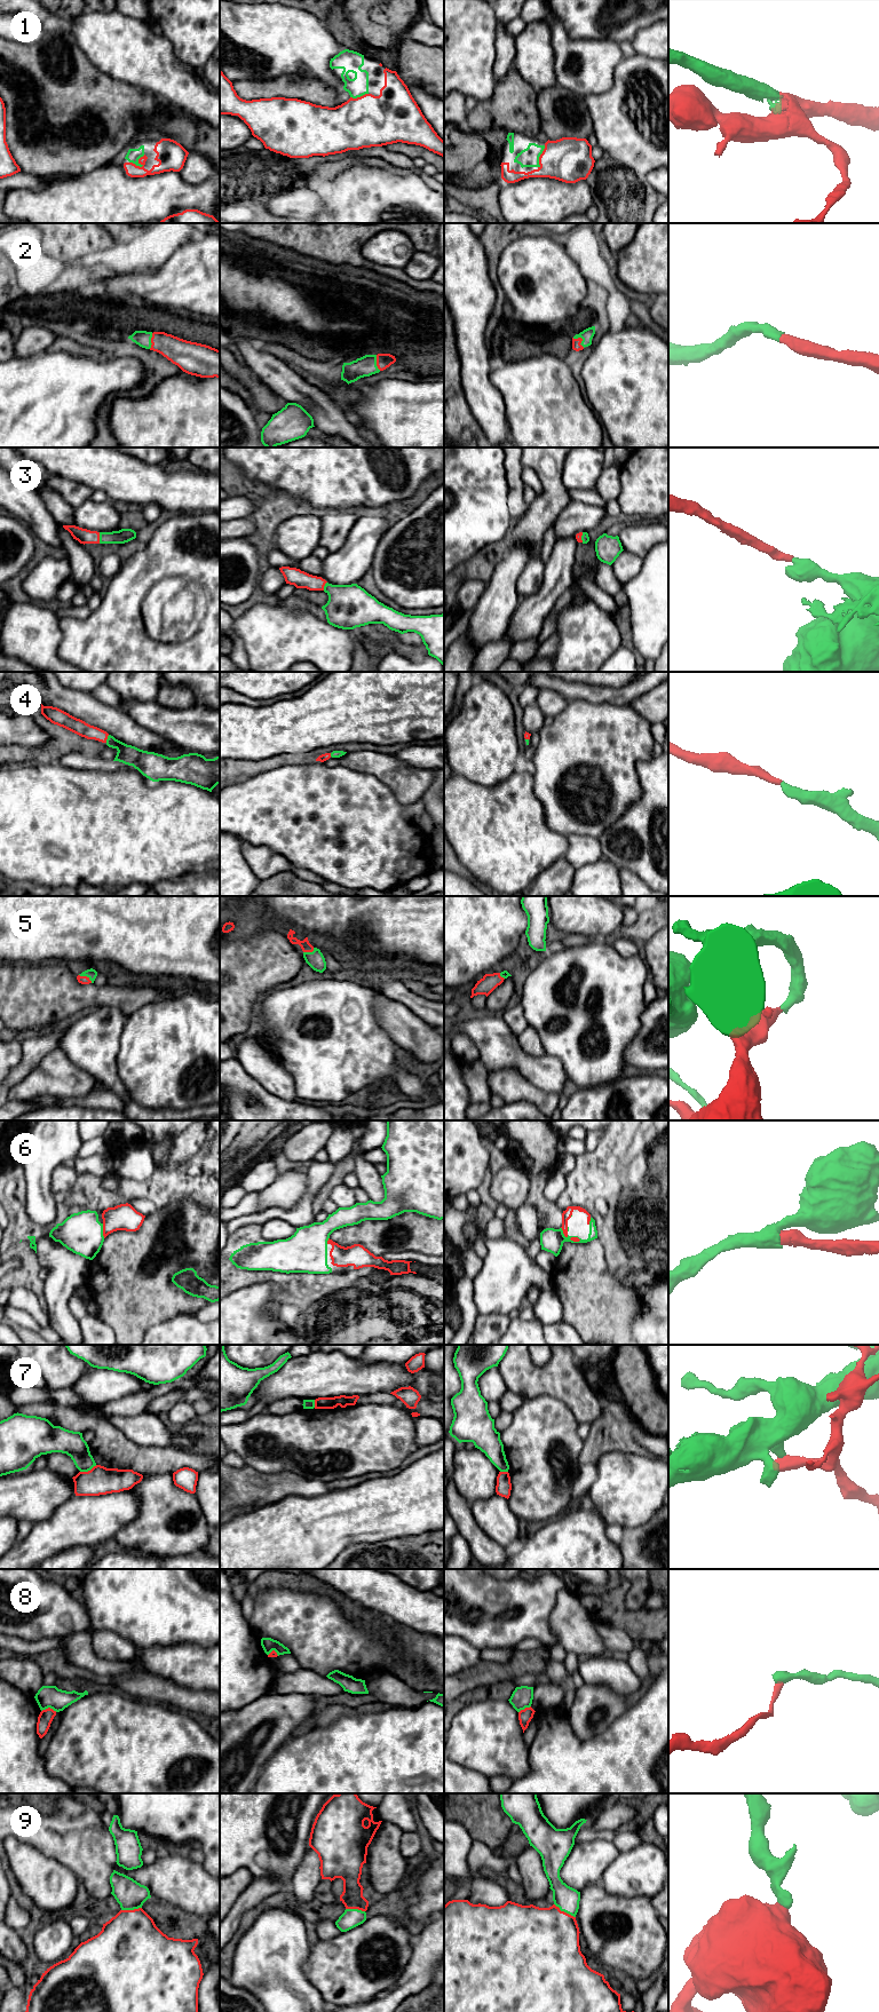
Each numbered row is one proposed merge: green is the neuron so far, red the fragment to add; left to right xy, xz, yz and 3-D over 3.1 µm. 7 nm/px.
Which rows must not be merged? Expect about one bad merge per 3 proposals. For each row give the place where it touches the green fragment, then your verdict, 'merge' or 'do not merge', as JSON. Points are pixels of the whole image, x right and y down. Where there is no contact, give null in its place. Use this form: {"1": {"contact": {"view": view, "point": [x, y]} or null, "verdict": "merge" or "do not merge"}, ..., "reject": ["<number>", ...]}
{"1": {"contact": {"view": "xy", "point": [139, 164]}, "verdict": "merge"}, "2": {"contact": {"view": "yz", "point": [581, 338]}, "verdict": "merge"}, "3": {"contact": {"view": "xy", "point": [100, 538]}, "verdict": "merge"}, "4": {"contact": {"view": "xy", "point": [108, 738]}, "verdict": "merge"}, "5": {"contact": {"view": "xy", "point": [86, 975]}, "verdict": "merge"}, "6": {"contact": {"view": "xy", "point": [102, 1230]}, "verdict": "merge"}, "7": {"contact": {"view": "xy", "point": [88, 1470]}, "verdict": "do not merge"}, "8": {"contact": {"view": "xy", "point": [49, 1706]}, "verdict": "do not merge"}, "9": {"contact": {"view": "yz", "point": [564, 1911]}, "verdict": "merge"}, "reject": ["7", "8"]}

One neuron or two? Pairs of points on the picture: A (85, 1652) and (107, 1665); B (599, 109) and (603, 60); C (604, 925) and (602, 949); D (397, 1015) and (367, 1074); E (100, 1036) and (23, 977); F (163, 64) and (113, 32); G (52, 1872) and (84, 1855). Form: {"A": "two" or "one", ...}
{"A": "one", "B": "two", "C": "two", "D": "two", "E": "two", "F": "one", "G": "two"}

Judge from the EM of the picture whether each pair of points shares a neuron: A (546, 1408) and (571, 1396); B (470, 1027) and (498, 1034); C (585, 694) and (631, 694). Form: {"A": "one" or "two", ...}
{"A": "two", "B": "one", "C": "one"}

